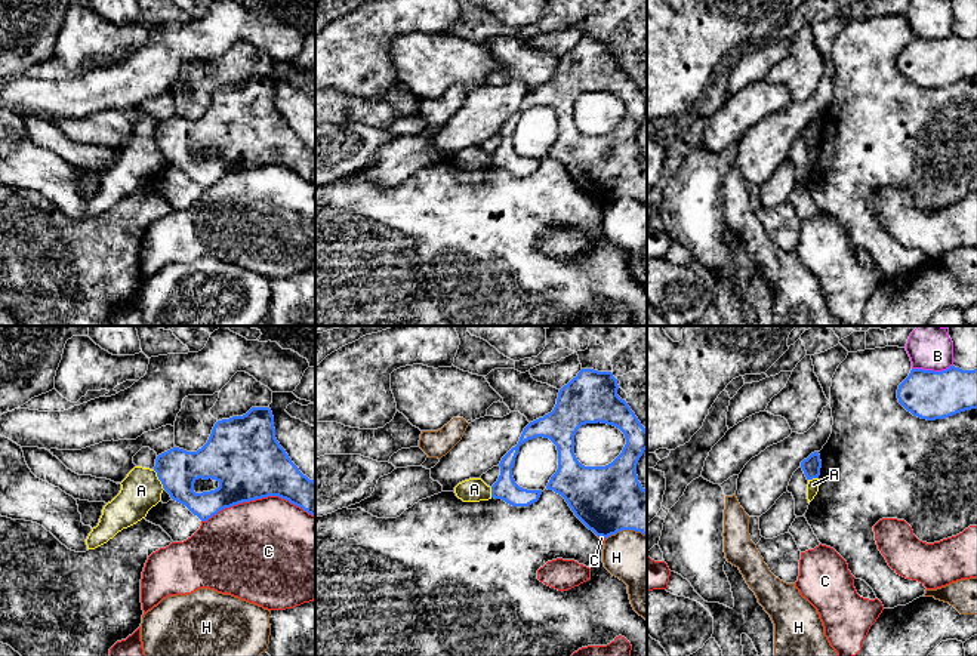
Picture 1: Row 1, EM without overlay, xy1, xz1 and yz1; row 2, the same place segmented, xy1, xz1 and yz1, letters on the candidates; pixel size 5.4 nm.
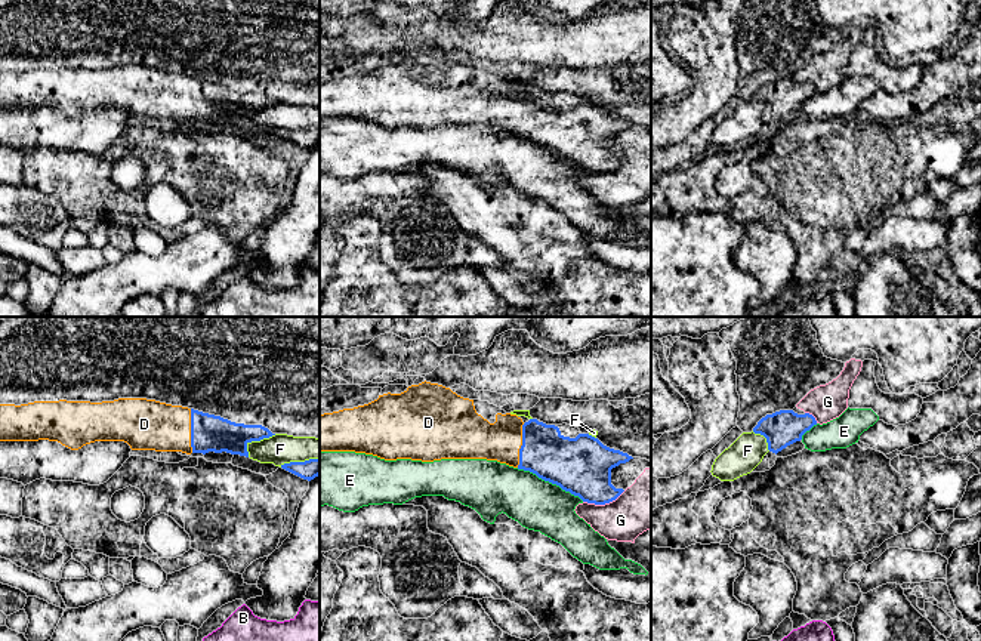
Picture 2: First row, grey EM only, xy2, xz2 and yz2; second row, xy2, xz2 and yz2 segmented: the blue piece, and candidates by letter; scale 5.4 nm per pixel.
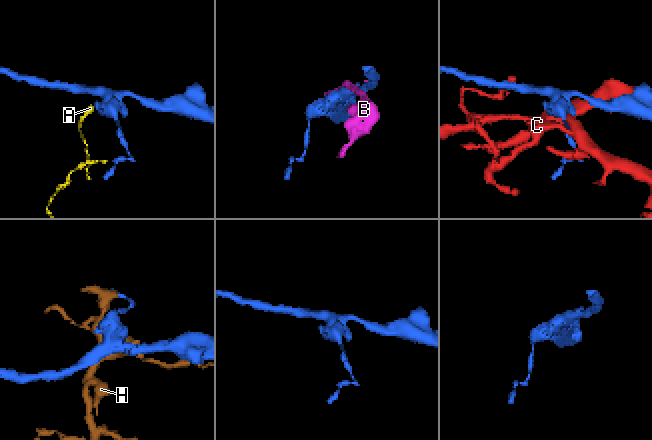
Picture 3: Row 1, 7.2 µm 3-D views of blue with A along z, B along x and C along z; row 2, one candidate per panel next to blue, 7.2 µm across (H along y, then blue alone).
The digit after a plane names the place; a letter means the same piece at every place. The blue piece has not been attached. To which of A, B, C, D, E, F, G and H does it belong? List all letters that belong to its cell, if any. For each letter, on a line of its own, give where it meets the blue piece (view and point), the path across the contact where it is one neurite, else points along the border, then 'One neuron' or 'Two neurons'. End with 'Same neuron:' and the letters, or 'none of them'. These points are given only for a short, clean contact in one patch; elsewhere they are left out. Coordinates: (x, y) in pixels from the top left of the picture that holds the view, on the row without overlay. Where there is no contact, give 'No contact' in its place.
A: Touches blue at xy1 (159, 147). Boundary: xy1 (153, 138), (165, 157). Two neurons
B: Touches blue at yz1 (931, 39). Two neurons
C: Touches blue at xy1 (258, 166). Two neurons
D: Touches blue at xy2 (191, 99). Path across: xy2 (209, 101), (191, 99), (147, 92). One neuron
E: Touches blue at xz2 (551, 150). Two neurons
F: Touches blue at xy2 (255, 108). Two neurons
G: Touches blue at xz2 (604, 172). Two neurons
H: Touches blue at xz1 (625, 197). Two neurons
Same neuron: D

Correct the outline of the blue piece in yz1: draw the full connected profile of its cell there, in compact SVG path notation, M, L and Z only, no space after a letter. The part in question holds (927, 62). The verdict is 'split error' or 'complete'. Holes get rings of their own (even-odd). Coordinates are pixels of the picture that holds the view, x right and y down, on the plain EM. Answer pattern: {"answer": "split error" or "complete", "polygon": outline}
{"answer": "complete", "polygon": "M912 37L899 53L897 67L907 80L927 89L977 77L977 37Z"}

